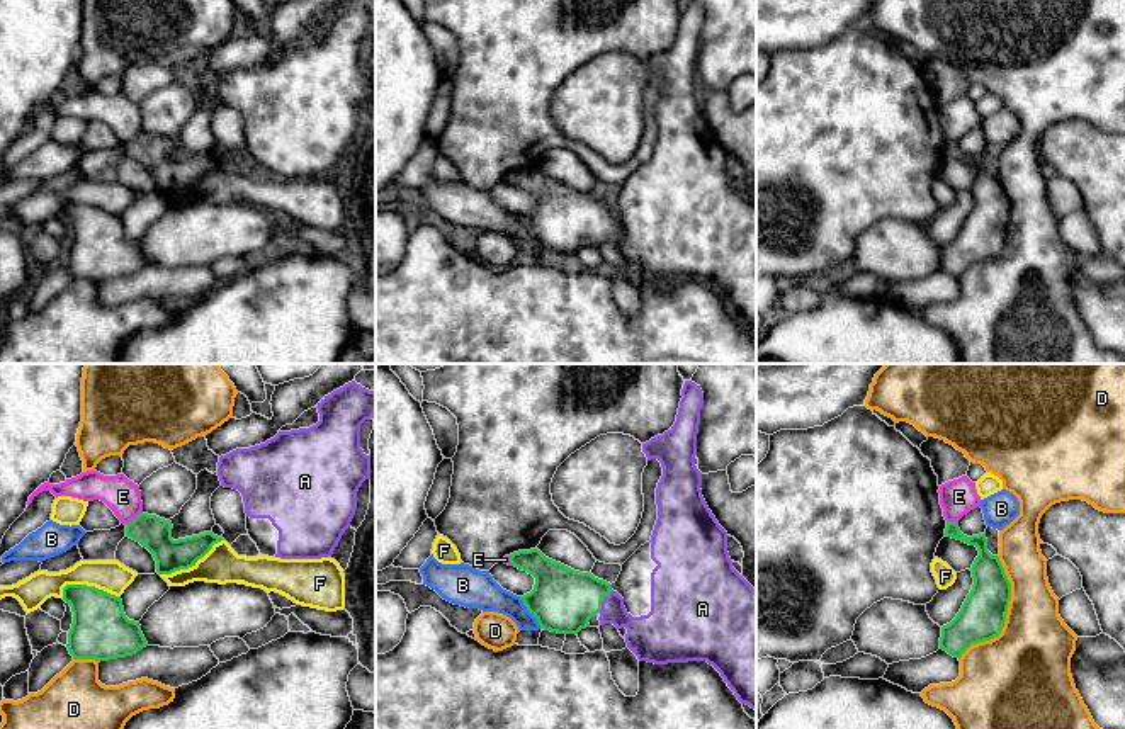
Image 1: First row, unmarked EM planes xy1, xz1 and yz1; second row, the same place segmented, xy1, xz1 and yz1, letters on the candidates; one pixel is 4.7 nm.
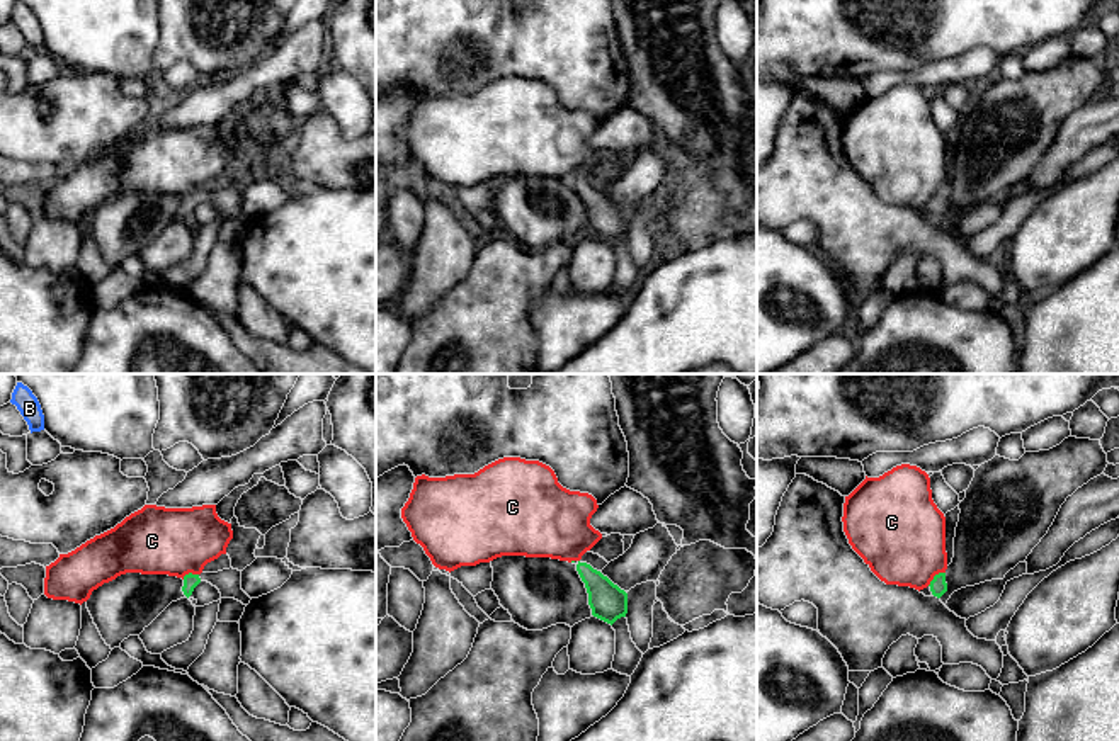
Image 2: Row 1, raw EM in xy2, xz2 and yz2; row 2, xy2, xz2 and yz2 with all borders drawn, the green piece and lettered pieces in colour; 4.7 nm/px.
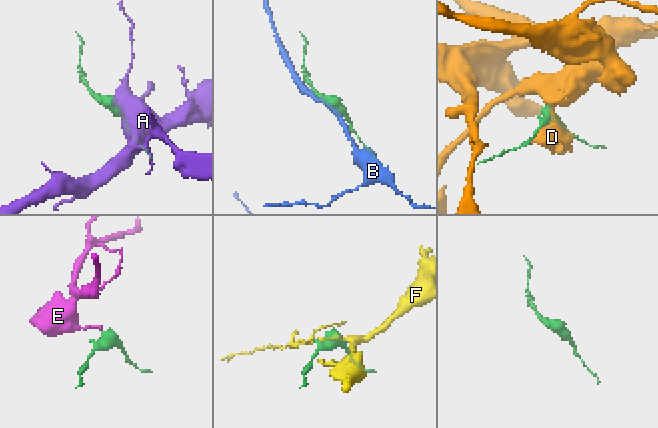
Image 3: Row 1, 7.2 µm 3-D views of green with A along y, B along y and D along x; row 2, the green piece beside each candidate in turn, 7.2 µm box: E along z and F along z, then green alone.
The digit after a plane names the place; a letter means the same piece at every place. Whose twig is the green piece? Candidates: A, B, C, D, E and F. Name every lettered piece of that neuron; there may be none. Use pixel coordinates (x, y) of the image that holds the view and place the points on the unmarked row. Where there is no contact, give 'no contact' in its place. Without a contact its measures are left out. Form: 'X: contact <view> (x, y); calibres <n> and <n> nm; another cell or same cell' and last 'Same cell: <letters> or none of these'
A: contact xz1 (602, 220); calibres 300 and 160 nm; same cell
B: contact xz1 (529, 230); calibres 300 and 160 nm; another cell
C: contact yz2 (934, 196); calibres 80 and 420 nm; another cell
D: contact yz1 (1005, 235); calibres 220 and 380 nm; another cell
E: contact xy1 (135, 138); calibres 160 and 170 nm; another cell
F: contact xy1 (191, 186); calibres 160 and 180 nm; another cell
Same cell: A

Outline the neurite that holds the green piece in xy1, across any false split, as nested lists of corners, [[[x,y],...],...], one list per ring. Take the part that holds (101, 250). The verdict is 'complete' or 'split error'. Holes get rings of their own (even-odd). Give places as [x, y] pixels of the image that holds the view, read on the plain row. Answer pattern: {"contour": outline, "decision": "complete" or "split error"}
{"contour": [[[66,204],[63,219],[73,231],[66,263],[73,279],[109,280],[148,265],[139,241],[126,236],[121,216],[95,206]]], "decision": "complete"}

